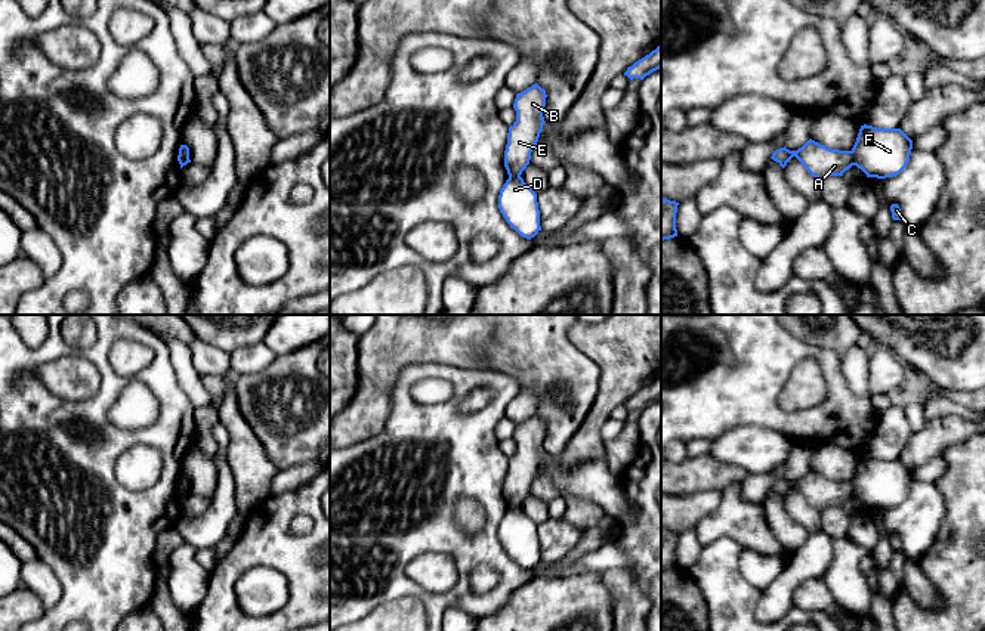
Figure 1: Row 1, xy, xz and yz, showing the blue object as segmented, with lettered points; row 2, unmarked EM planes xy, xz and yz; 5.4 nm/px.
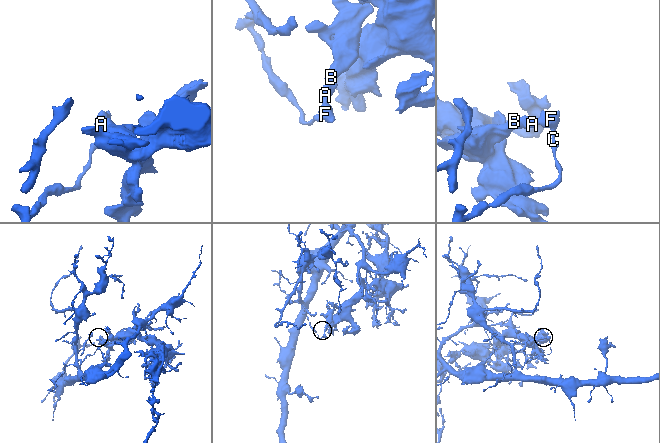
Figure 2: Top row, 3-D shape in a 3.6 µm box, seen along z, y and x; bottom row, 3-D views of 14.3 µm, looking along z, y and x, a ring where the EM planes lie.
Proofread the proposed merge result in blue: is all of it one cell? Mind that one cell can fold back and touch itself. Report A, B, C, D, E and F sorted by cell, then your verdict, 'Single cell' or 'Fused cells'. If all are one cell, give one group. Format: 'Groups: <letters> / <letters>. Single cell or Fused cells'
Groups: A B E / C D F. Fused cells

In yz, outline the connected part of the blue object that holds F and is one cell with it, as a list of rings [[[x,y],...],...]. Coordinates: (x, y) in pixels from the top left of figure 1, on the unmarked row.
[[[861,457],[852,479],[855,497],[867,508],[886,510],[899,505],[910,492],[913,471],[901,460]]]

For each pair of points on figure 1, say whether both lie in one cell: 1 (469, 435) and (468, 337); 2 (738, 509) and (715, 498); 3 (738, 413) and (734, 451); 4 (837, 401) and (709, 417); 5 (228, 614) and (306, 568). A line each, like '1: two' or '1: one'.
1: two
2: two
3: two
4: one
5: one

